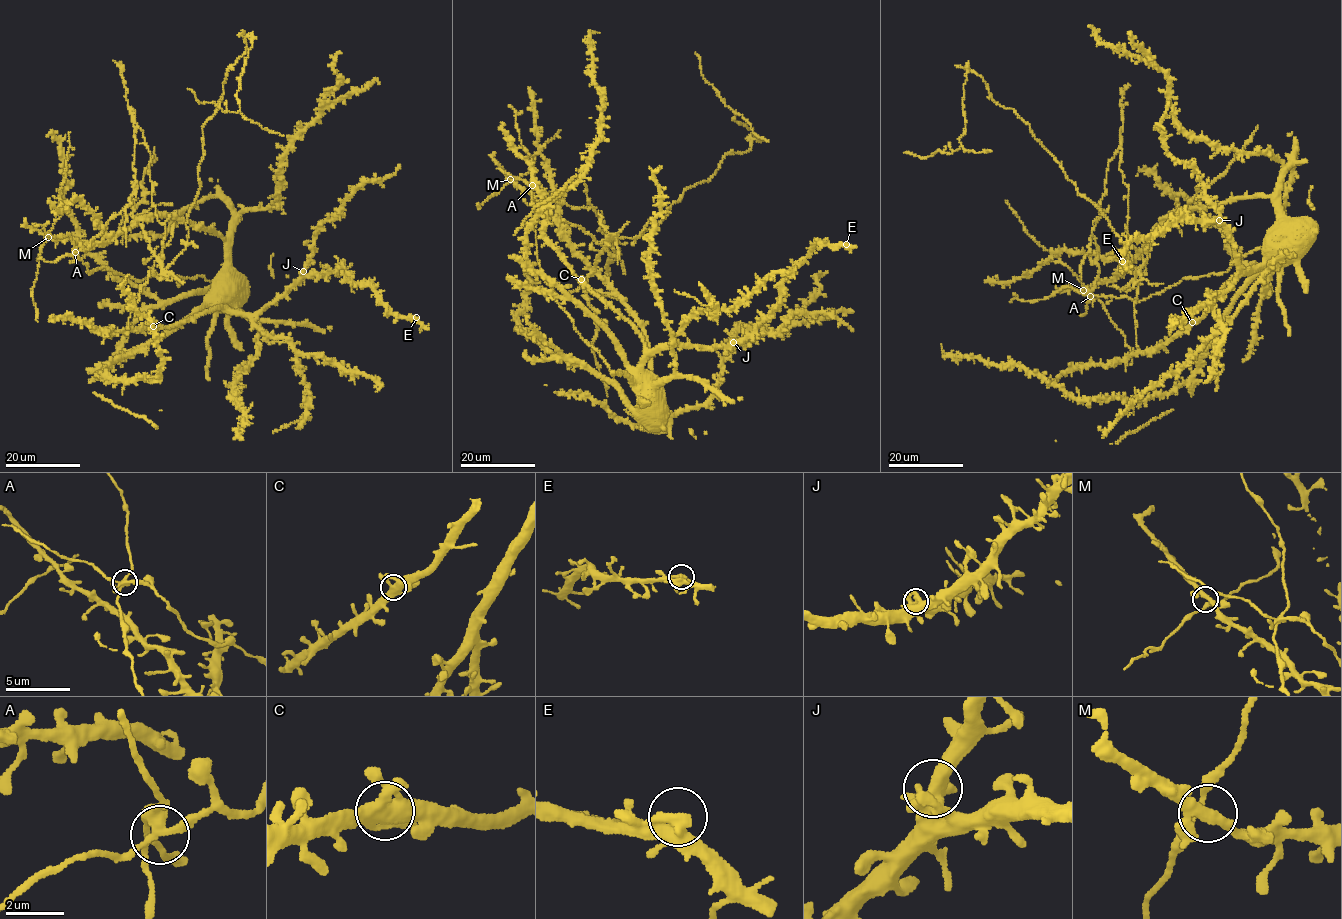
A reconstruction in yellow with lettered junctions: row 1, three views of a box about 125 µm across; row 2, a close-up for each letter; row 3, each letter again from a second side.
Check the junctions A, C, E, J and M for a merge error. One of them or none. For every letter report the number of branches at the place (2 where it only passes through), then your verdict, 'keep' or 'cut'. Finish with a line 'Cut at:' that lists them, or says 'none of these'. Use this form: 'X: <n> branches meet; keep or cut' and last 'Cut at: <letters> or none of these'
A: 5 branches meet; cut
C: 5 branches meet; keep
E: 4 branches meet; keep
J: 5 branches meet; keep
M: 4 branches meet; keep
Cut at: A

